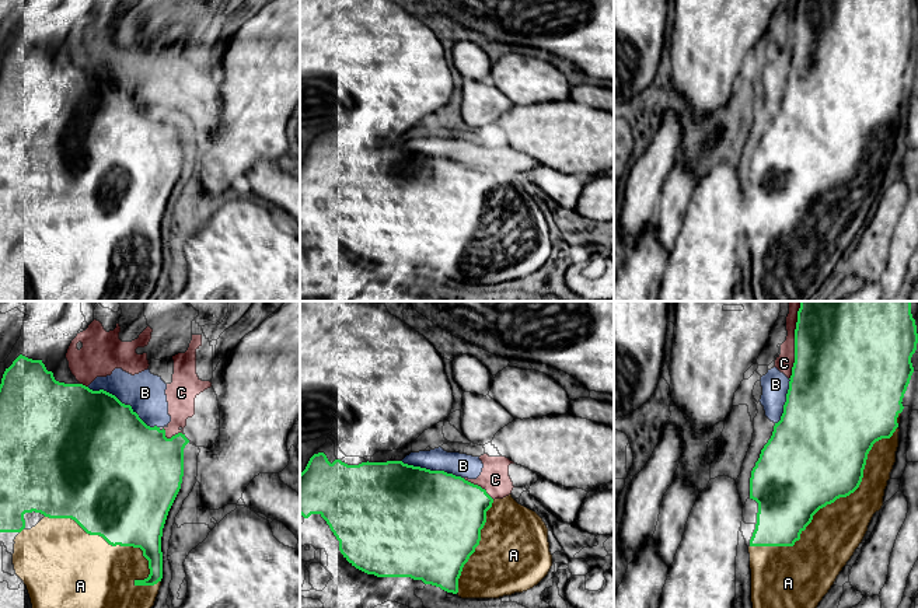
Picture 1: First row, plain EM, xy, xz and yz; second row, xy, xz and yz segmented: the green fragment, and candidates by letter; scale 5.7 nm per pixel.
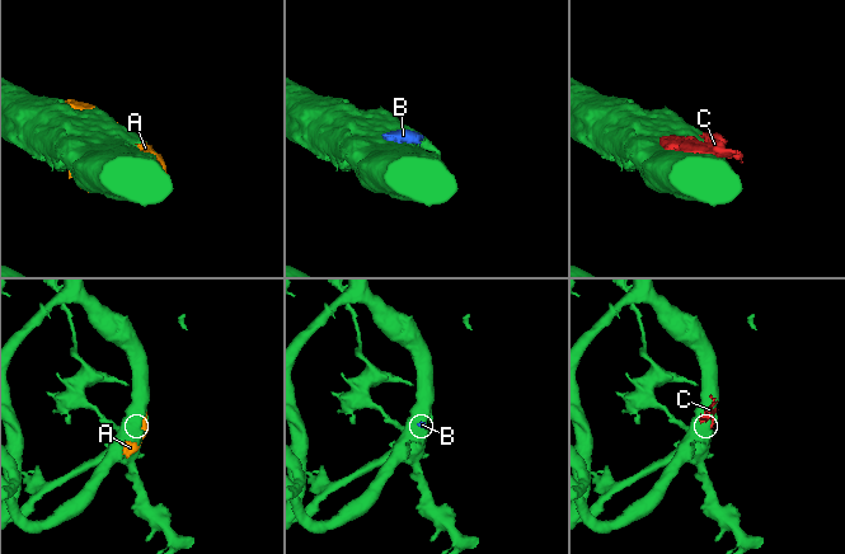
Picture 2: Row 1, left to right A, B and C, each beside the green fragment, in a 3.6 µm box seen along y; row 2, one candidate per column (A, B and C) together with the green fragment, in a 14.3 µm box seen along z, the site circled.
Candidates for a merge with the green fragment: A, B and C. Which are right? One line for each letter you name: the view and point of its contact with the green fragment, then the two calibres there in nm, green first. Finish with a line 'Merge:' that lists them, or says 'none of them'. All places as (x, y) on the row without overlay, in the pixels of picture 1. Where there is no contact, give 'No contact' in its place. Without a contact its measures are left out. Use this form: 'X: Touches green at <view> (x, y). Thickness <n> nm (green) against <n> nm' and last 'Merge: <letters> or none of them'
A: Touches green at yz (834, 187). Thickness 500 nm (green) against 300 nm
Merge: A

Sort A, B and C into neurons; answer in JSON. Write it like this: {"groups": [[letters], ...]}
{"groups": [["A"], ["B", "C"]]}

